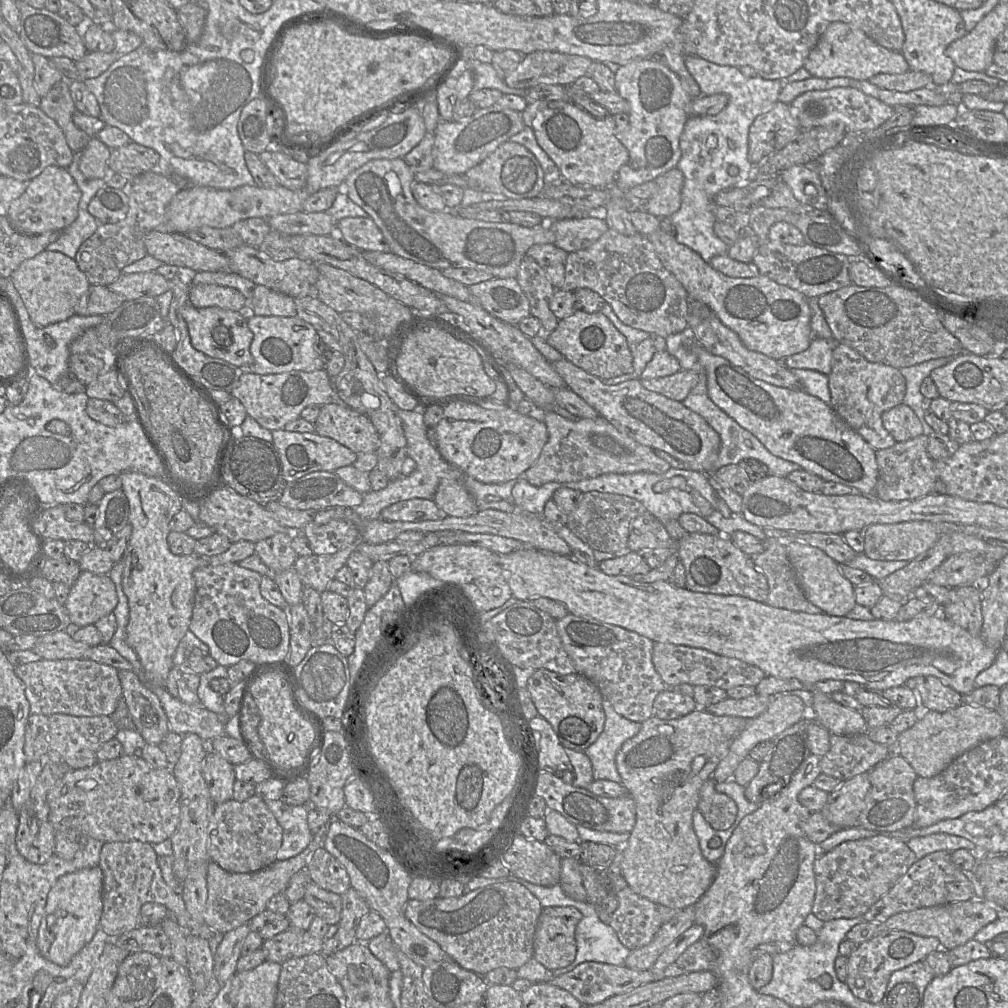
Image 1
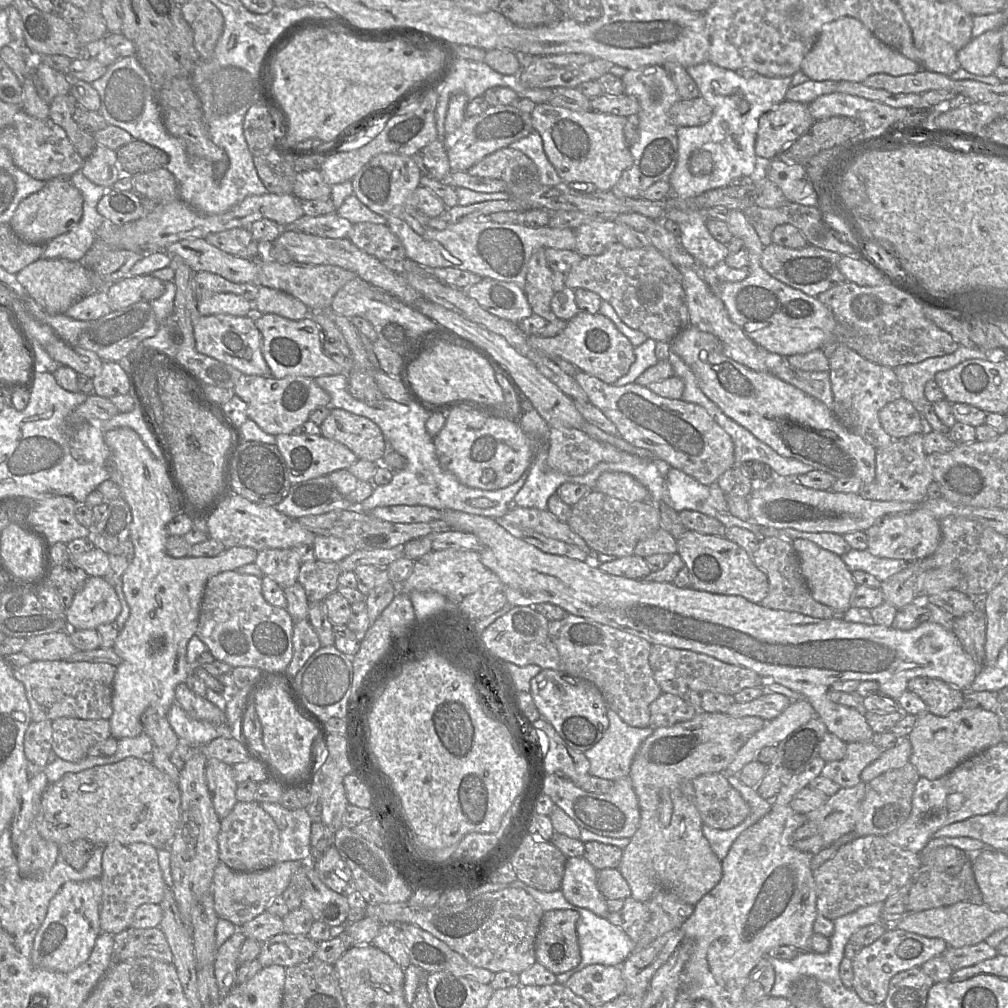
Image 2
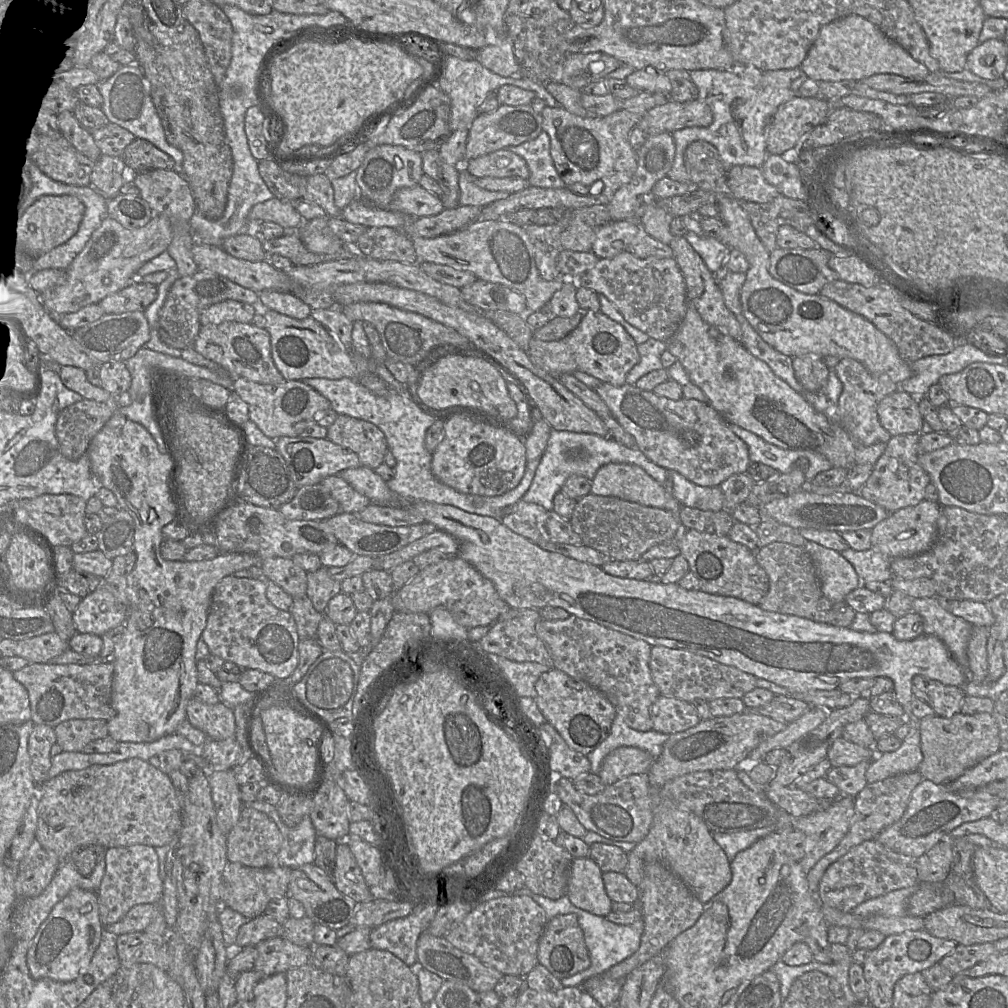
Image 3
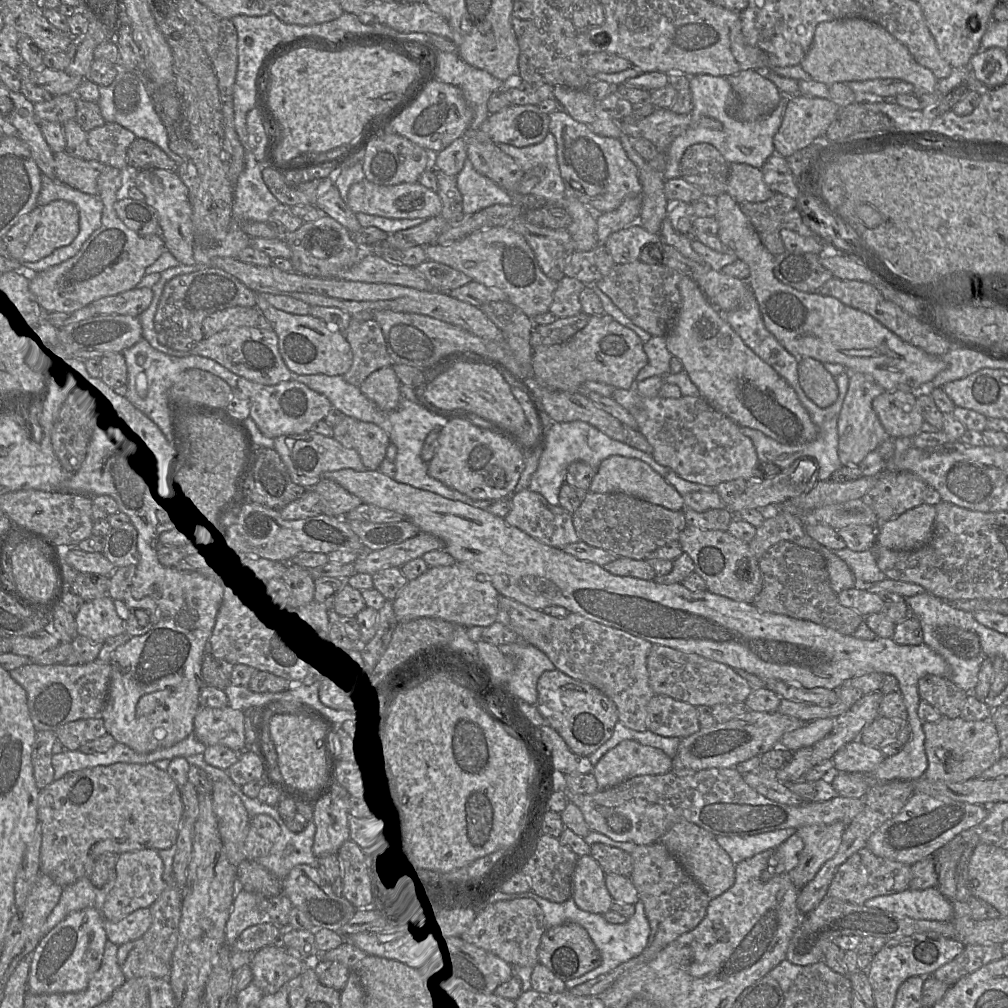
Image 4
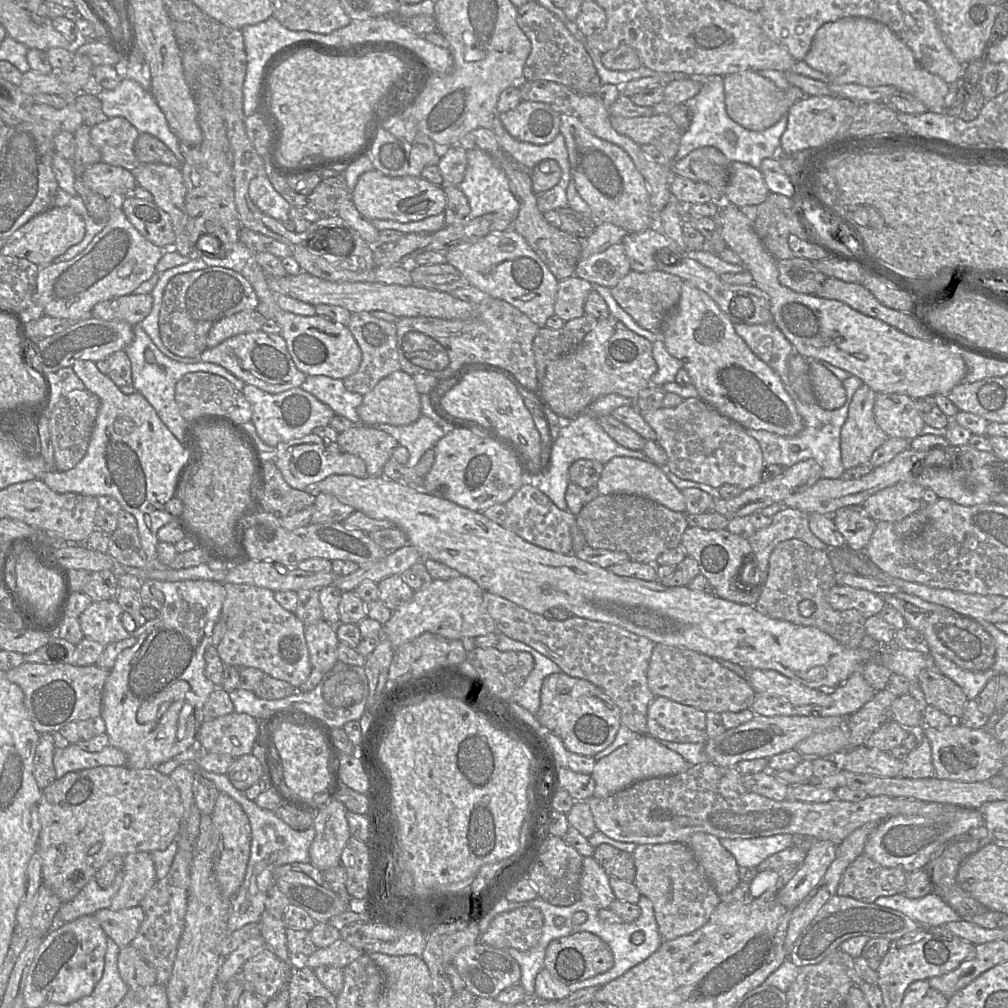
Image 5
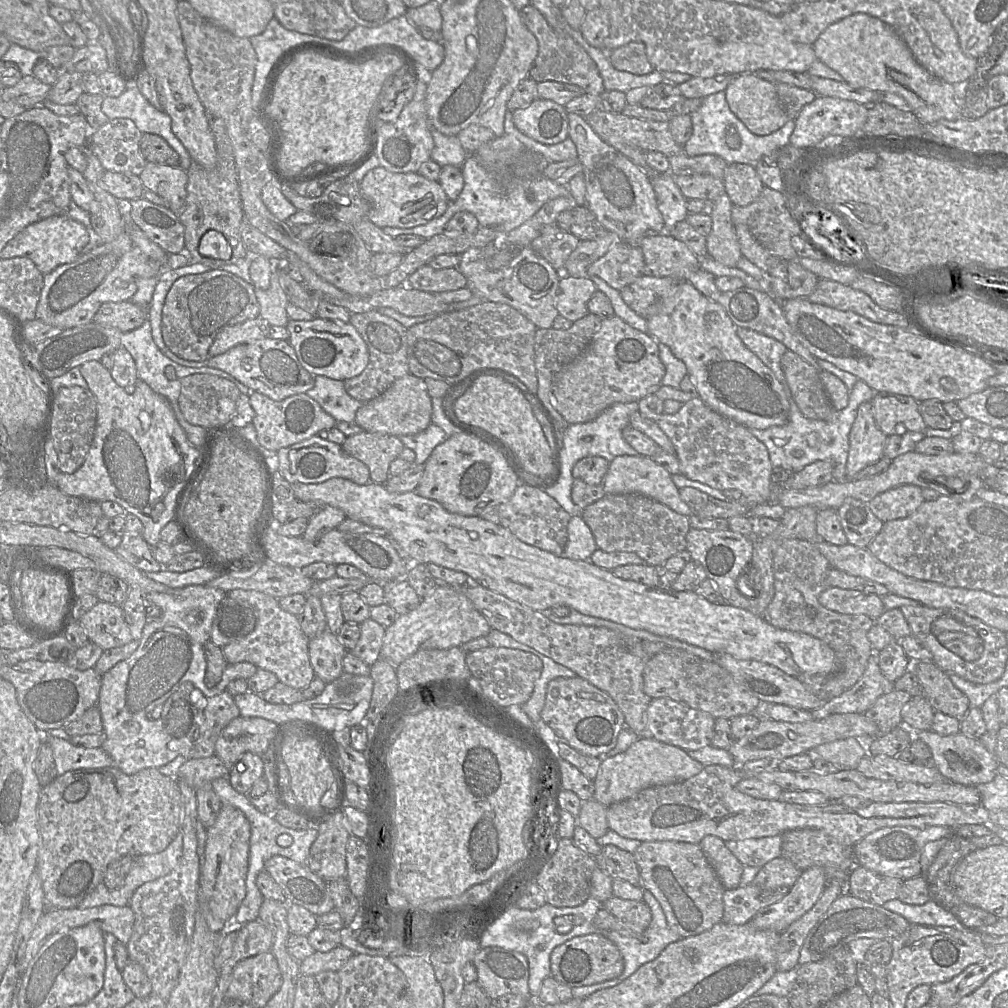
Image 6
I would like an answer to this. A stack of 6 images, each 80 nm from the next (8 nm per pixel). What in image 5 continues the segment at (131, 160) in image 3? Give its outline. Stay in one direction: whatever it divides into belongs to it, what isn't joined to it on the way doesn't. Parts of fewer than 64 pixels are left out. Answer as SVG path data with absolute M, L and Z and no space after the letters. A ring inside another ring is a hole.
M140 133L134 144L134 153L140 164L162 163L180 168L173 152L157 137Z

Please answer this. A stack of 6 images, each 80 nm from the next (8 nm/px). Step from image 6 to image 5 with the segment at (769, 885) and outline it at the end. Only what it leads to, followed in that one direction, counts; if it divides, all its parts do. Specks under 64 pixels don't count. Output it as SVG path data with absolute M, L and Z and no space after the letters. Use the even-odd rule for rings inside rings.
M791 846L780 852L773 854L757 866L757 872L761 873L766 870L772 870L776 873L779 880L775 888L779 890L784 887L787 882L801 868L805 859L806 852L802 849Z

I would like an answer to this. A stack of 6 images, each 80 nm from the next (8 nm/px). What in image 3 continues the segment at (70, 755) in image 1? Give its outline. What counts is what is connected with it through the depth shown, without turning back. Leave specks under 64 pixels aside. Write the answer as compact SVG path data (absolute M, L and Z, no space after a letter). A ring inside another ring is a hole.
M70 719L53 729L55 743L64 752L82 752L89 742L108 735L107 721L103 719Z

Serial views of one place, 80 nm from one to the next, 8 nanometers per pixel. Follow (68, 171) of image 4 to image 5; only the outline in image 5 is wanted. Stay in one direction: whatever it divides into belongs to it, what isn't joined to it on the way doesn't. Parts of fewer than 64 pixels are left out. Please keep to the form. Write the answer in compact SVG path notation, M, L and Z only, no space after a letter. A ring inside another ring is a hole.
M104 162L85 168L80 179L90 190L104 198L109 198L113 193L128 195L137 185L133 172Z

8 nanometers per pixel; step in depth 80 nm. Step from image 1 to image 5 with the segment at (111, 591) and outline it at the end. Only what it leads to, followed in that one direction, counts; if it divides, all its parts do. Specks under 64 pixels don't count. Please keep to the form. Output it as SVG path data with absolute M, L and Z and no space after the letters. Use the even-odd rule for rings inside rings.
M116 600L92 602L78 620L84 637L104 647L131 637L123 625L123 610Z

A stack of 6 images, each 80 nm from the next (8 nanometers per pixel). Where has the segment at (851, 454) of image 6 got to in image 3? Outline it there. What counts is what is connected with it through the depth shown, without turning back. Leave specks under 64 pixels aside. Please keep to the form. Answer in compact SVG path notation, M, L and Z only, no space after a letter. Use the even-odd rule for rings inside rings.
M841 358L835 368L831 370L835 371L843 384L837 405L837 423L859 445L869 446L876 443L887 443L892 436L880 424L877 407L884 397L897 391L899 385L887 376L871 373L863 364L852 358Z

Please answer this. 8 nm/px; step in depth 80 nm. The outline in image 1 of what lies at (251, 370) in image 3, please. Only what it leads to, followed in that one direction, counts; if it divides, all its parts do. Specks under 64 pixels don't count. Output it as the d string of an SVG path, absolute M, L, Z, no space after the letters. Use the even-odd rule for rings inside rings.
M187 304L182 308L182 317L187 323L191 344L196 350L244 369L253 364L250 353L253 333L239 312L220 307L196 308Z

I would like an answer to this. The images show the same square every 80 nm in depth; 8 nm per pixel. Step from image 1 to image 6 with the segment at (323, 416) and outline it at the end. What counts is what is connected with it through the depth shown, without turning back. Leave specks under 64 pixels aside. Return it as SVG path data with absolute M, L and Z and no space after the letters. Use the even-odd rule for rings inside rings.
M362 431L346 437L341 447L368 467L370 481L385 484L389 478L390 463L399 457L405 446L400 437Z

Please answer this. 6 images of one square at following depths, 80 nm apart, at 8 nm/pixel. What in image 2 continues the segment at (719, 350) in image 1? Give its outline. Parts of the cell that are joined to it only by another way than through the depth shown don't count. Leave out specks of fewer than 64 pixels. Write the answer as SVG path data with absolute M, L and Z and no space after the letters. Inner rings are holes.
M679 266L677 268L683 277L689 312L689 324L697 327L701 331L716 336L723 345L724 354L734 361L757 372L768 372L764 355L762 355L763 348L753 342L744 331L730 319L722 300L715 295L706 282L703 281L692 268L685 266Z

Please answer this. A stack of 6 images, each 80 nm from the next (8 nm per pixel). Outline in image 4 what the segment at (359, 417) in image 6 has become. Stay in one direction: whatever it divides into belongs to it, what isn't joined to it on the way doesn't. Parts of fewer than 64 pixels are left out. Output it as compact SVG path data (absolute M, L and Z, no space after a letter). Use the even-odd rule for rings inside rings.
M392 366L374 371L365 379L360 389L369 400L385 412L397 409L403 398L401 383Z

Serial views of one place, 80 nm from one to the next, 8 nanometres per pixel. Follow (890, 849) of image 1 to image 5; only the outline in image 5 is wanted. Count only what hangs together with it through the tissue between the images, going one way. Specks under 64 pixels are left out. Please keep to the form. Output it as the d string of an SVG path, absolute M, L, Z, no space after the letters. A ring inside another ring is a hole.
M861 854L843 873L836 895L874 903L879 897L904 893L906 874L901 868L884 867Z

